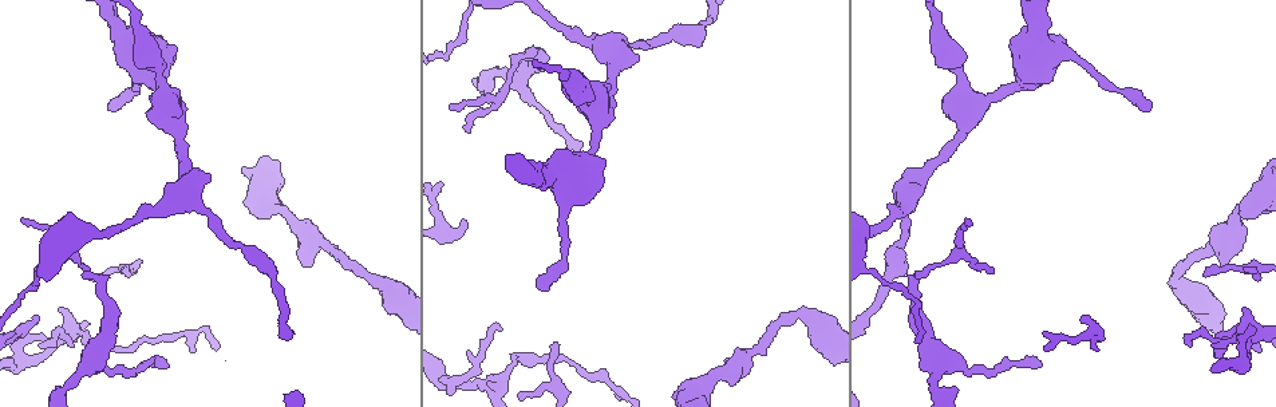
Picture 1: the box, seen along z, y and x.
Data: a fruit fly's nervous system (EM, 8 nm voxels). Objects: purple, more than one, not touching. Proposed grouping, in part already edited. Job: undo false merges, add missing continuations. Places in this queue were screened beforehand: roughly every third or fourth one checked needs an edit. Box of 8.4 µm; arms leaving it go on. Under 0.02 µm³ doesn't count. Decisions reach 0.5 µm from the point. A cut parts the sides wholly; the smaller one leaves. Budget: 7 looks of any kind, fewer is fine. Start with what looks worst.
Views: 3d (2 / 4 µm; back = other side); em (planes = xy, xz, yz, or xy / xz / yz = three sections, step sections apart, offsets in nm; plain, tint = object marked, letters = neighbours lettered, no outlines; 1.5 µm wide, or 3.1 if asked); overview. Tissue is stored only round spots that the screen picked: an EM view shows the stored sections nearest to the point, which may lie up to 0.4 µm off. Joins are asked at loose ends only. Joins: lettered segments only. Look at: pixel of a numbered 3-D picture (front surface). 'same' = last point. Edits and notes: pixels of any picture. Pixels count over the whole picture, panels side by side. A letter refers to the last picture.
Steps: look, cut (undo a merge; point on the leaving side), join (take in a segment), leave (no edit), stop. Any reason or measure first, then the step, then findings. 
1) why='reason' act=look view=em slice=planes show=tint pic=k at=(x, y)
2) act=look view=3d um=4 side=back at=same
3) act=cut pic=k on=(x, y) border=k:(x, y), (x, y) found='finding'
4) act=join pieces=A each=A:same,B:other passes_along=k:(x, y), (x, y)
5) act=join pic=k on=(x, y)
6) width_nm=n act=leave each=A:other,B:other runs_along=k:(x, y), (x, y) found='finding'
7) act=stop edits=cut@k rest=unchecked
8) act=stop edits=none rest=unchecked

why='long arm stops here' act=look view=em slice=xy step=4 show=letters pic=1 at=(1037, 366)

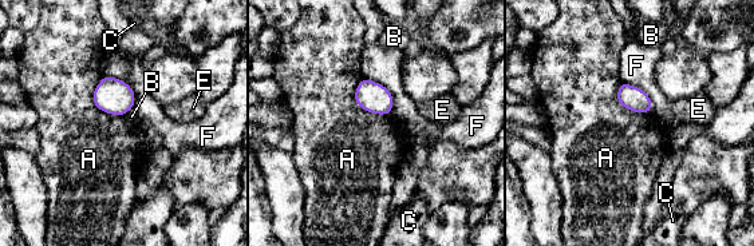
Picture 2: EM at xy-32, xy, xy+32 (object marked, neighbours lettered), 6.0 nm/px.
act=look view=em slice=planes show=letters at=same

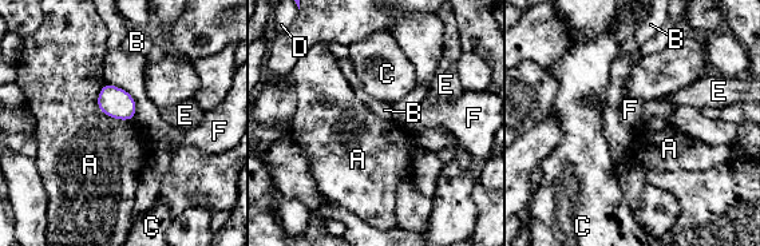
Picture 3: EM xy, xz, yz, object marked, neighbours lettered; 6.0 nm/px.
act=leave each=A:other,B:other,C:other,D:other,E:other,F:other border=3:(105, 82), (97, 107), (133, 119) found='no lettered segment goes on from it'

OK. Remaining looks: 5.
why='an open end' act=look view=em slice=planes show=letters pic=1 at=(489, 381)

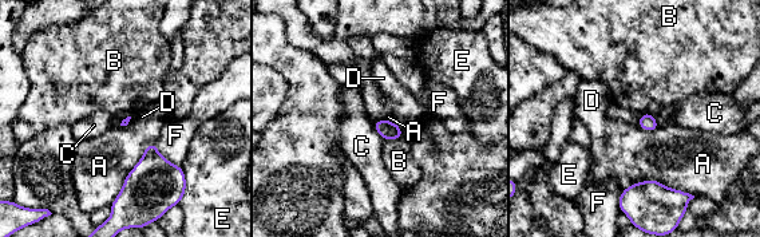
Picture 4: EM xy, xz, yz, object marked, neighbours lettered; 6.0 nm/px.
act=leave each=A:other,B:other,C:other,D:other,E:other,F:other border=4:(403, 137), (386, 142) found='no lettered segment goes on from it'

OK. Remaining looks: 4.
why='narrows sharply' act=look view=em slice=xy step=8 show=letters pic=1 at=(707, 377)

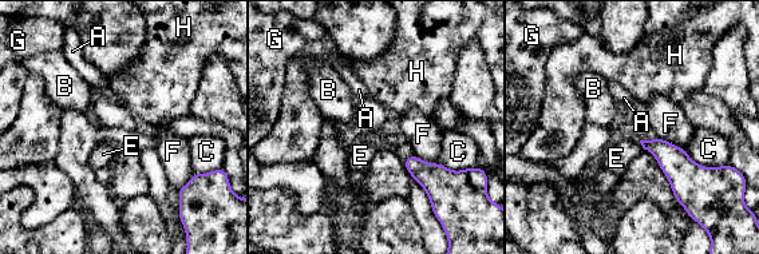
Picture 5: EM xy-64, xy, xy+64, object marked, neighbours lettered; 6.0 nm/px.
longest_contact=C:220nm act=leave each=A:other,B:other,C:other,E:other,F:other,G:other,H:other border=5:(639, 141), (644, 149) found='one cell here'

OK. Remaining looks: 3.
act=stop edits=none rest=unchecked

